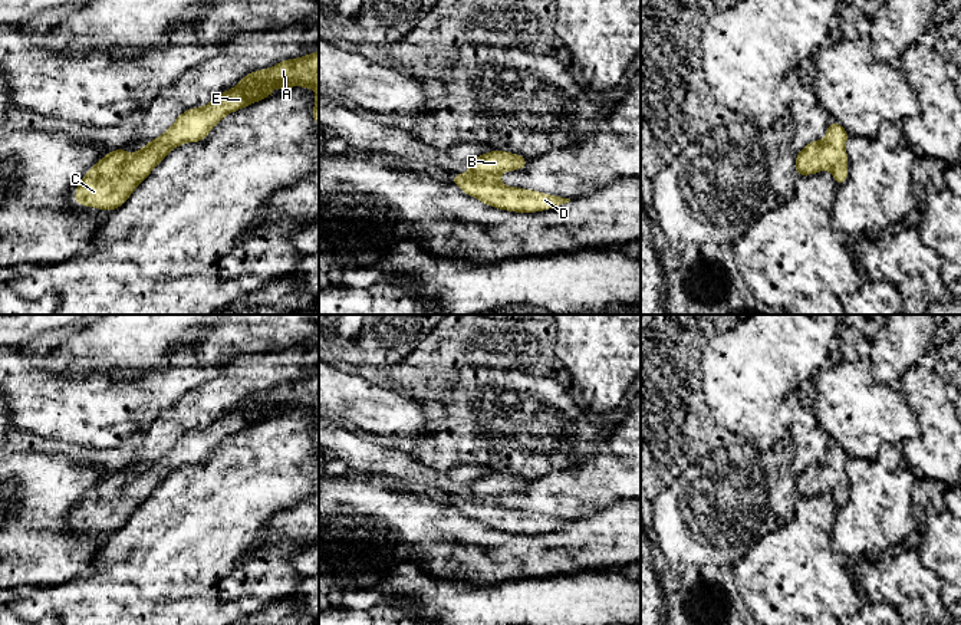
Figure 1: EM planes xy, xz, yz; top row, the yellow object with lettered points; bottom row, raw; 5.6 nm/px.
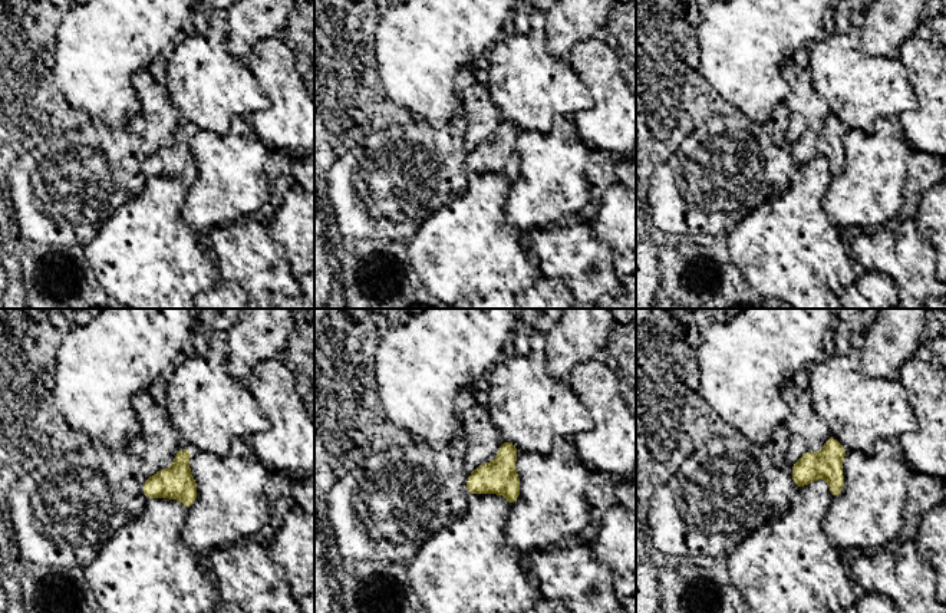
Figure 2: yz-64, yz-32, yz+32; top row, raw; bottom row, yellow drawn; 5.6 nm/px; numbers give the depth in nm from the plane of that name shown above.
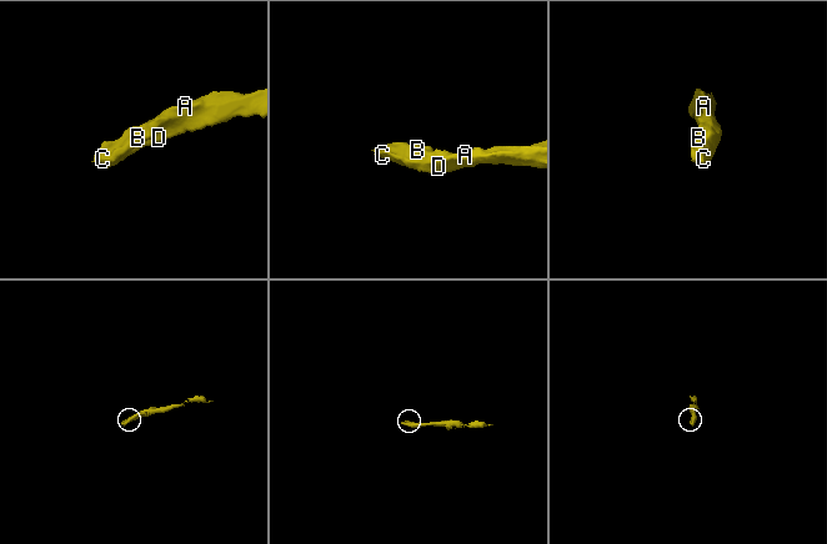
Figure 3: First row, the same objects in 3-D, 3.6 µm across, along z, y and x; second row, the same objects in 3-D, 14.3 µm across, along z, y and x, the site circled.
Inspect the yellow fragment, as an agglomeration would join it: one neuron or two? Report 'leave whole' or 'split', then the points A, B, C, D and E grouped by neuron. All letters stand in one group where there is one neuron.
leave whole | A B C D E

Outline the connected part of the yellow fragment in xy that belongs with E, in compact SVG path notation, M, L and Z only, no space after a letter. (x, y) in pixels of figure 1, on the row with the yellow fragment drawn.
M319 50L299 59L283 60L270 69L254 70L244 76L241 82L230 91L224 91L210 103L203 108L185 111L177 118L174 125L157 139L148 142L142 149L135 151L131 157L128 151L121 148L109 151L108 155L99 159L82 178L76 187L75 203L86 207L96 207L99 210L115 210L125 204L132 191L148 177L157 164L168 155L168 152L184 144L204 141L205 135L230 112L238 111L250 103L276 93L270 85L282 89L299 85L302 88L312 88L316 91L316 103L313 106L313 119L319 125Z

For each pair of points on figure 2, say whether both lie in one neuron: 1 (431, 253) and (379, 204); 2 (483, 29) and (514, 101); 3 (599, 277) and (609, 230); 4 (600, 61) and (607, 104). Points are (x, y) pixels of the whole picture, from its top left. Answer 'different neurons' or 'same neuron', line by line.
1: different neurons
2: different neurons
3: different neurons
4: same neuron

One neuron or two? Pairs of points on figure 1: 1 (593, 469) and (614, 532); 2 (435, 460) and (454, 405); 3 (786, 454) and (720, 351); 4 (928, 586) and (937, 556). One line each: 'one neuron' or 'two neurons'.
1: two neurons
2: one neuron
3: two neurons
4: two neurons

